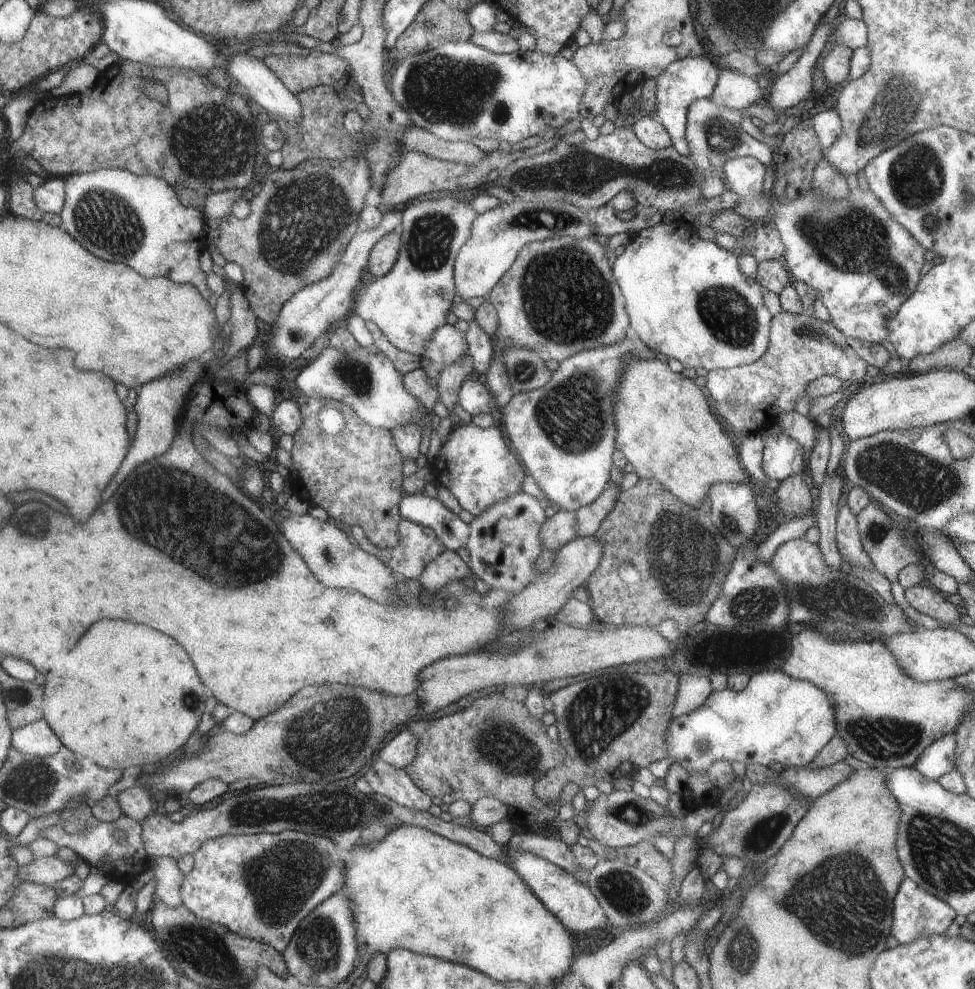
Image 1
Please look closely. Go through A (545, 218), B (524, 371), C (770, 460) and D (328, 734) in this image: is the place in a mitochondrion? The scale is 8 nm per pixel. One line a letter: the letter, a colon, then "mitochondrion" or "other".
A: mitochondrion
B: mitochondrion
C: other
D: mitochondrion

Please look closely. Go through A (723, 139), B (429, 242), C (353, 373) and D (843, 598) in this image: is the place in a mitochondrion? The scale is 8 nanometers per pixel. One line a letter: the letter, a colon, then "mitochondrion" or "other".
A: mitochondrion
B: mitochondrion
C: mitochondrion
D: mitochondrion

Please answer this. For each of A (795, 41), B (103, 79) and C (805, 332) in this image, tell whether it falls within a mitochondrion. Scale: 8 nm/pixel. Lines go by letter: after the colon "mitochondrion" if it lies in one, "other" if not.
A: other
B: other
C: mitochondrion

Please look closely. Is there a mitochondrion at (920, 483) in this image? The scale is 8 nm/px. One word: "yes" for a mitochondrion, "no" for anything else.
yes

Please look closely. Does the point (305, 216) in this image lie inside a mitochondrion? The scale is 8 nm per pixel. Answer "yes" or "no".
yes

